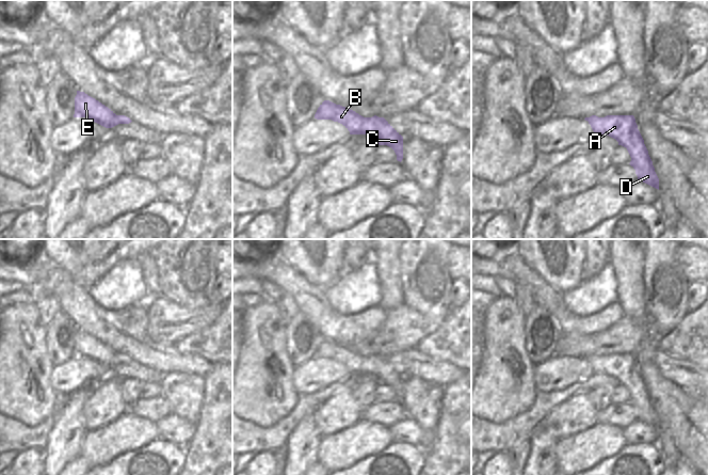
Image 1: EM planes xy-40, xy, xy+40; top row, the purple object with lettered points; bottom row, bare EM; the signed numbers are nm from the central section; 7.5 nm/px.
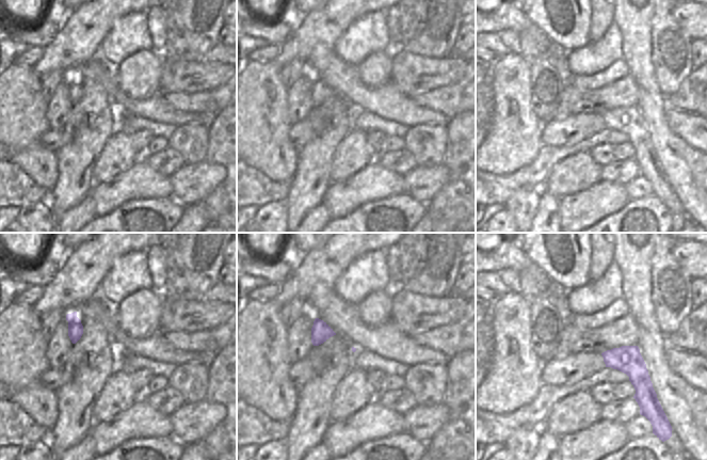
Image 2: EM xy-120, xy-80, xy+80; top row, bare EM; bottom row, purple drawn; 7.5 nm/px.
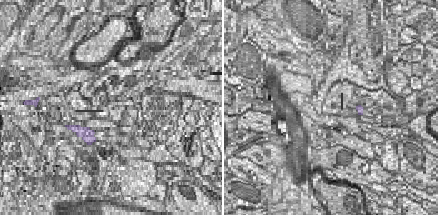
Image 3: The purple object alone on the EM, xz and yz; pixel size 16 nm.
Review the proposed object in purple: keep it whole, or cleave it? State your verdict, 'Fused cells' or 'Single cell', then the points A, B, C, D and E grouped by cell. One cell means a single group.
Single cell. Groups: A B C D E

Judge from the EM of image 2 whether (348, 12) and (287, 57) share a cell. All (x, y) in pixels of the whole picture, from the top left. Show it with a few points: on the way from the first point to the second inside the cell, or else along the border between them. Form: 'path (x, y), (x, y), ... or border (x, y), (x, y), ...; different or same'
path (333, 17), (327, 17), (302, 42); same

